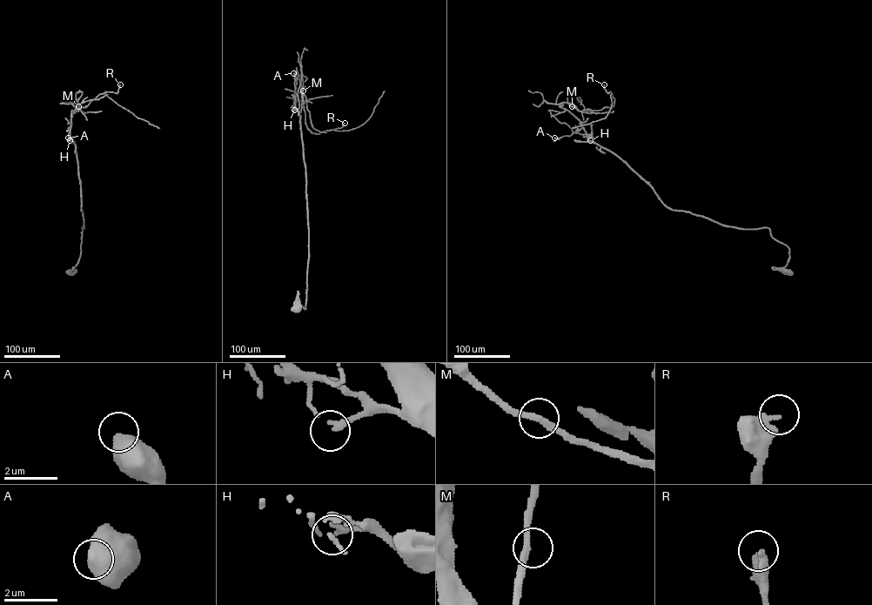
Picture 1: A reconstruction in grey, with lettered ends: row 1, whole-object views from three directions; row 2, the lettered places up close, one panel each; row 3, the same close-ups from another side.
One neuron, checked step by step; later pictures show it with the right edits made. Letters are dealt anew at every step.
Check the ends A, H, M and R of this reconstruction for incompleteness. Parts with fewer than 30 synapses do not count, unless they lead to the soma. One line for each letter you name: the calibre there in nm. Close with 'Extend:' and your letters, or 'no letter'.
Extend: no letter

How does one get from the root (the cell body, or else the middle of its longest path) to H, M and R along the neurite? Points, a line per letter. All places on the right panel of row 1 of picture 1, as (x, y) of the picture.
H: (788, 272), (781, 268), (789, 248), (768, 228), (731, 227), (670, 209), (625, 163), (590, 140)
M: (788, 272), (781, 268), (789, 248), (768, 228), (731, 227), (668, 208), (560, 106), (572, 106)
R: (788, 272), (781, 268), (789, 248), (768, 228), (670, 209), (589, 140), (560, 106), (612, 107), (604, 84)

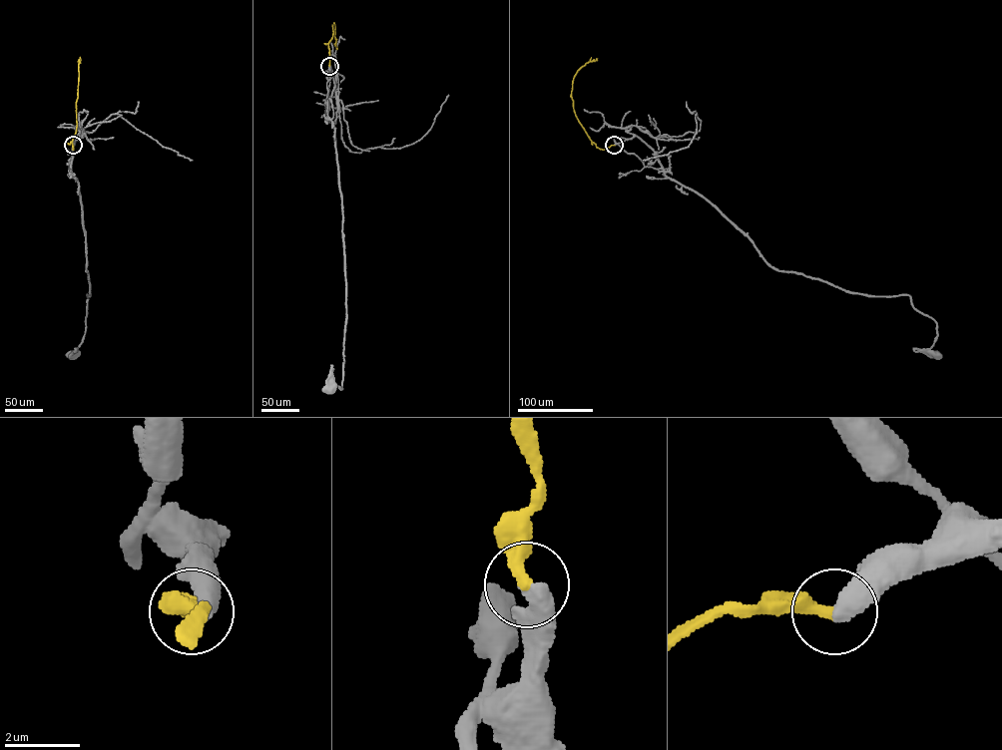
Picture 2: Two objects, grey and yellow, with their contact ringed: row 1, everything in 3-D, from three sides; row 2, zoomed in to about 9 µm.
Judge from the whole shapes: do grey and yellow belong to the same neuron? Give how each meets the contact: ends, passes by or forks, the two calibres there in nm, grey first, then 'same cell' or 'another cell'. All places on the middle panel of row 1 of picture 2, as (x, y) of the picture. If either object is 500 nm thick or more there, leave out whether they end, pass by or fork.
calibres 550 and 360 nm; another cell

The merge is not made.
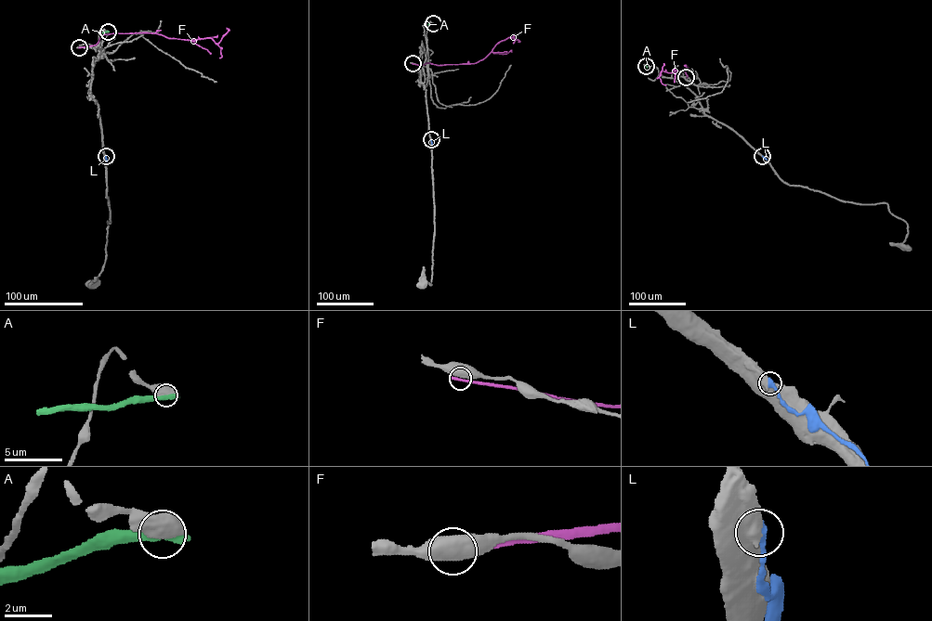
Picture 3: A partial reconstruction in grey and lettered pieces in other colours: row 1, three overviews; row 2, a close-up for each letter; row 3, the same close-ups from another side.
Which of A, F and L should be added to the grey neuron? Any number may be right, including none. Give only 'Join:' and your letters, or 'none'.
Join: L

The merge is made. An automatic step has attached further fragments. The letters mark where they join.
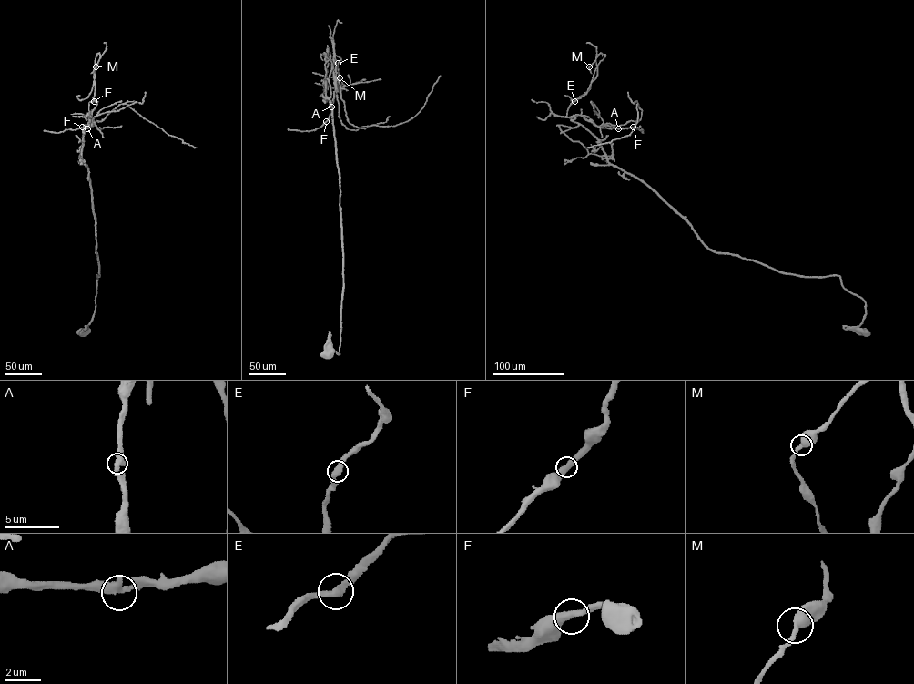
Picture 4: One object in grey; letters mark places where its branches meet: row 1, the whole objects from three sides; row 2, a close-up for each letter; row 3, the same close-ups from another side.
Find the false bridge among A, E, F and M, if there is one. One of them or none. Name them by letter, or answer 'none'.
none

